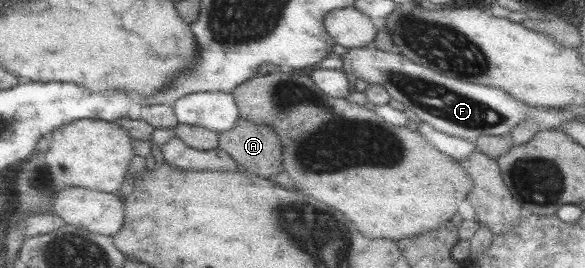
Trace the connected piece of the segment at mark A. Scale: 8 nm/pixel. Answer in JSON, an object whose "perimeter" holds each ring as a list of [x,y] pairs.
{"perimeter":[[[241,118],[232,130],[219,134],[219,140],[219,145],[249,173],[273,179],[275,175],[285,171],[284,143],[271,124],[253,123],[253,121]]]}

